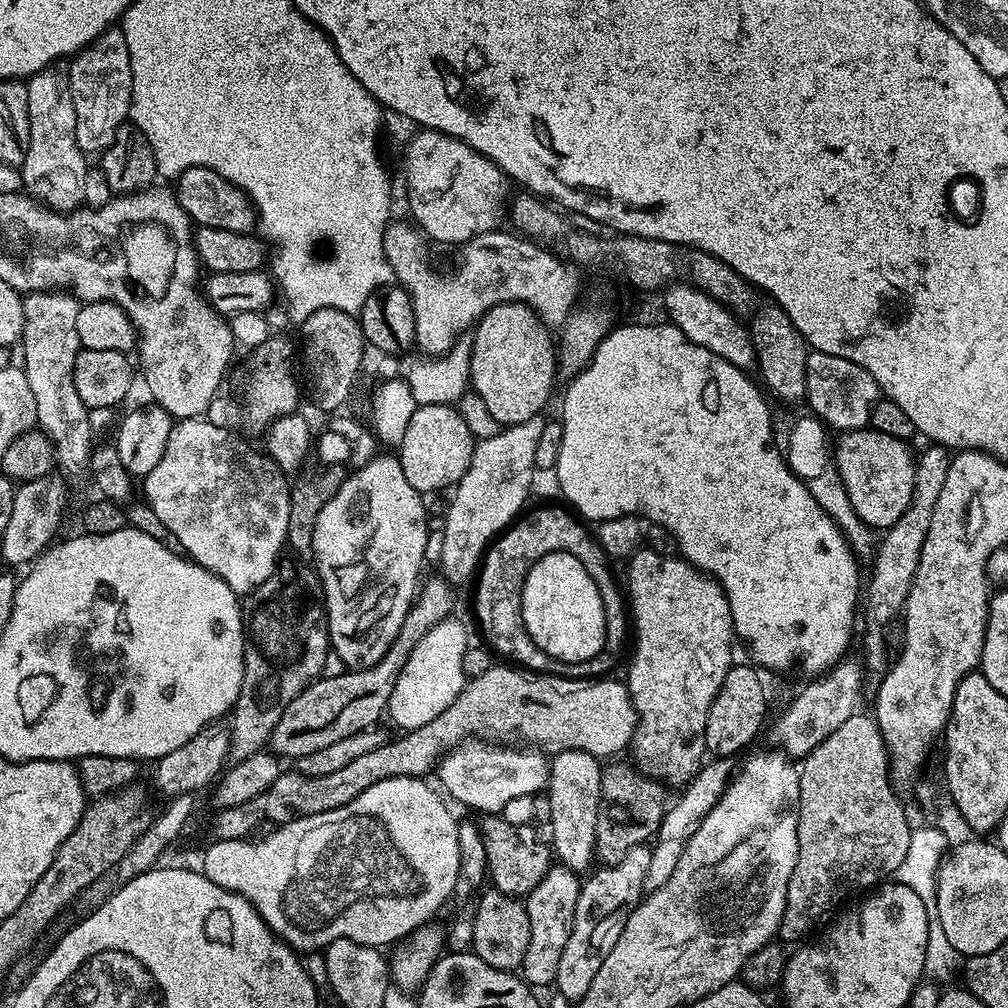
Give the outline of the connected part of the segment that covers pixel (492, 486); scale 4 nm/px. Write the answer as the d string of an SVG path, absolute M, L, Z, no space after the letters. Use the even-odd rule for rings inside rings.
M539 415L521 424L509 424L475 445L469 469L451 493L452 505L444 520L444 545L440 548L443 579L456 586L468 579L469 583L492 541L521 515L520 507L527 502L532 488L532 472L537 471L534 454L545 423L545 417Z

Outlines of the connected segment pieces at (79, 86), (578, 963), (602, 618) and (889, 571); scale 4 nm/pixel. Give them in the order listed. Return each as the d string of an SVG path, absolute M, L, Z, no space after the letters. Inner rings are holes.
M113 26L93 40L87 48L81 48L71 57L66 71L70 82L70 94L74 98L76 141L86 154L102 154L114 142L114 134L129 119L132 101L132 75L130 74L130 50L126 50L124 29Z
M648 844L634 846L634 850L630 850L630 854L622 858L622 862L597 867L587 877L589 880L585 879L581 883L578 910L574 910L574 926L570 930L570 939L562 950L562 959L558 962L554 988L559 995L575 1002L583 998L586 990L590 990L598 969L602 967L602 962L606 962L606 954L614 950L614 942L618 942L622 926L645 895L644 883L646 870L650 867L651 853Z
M551 552L546 554L546 558L534 562L530 574L526 574L522 590L522 618L530 638L534 638L534 642L542 646L546 654L563 663L586 662L605 651L608 614L604 610L600 587L596 585L594 578L590 578L590 574L586 574L586 566L582 566L582 562L578 562L578 558L569 552Z
M928 446L924 453L915 457L916 473L914 474L914 494L910 506L894 526L883 533L884 541L879 541L874 552L872 577L866 580L866 600L868 596L868 620L872 624L888 624L904 611L904 604L910 594L912 576L918 570L918 558L930 530L930 518L934 506L938 506L938 494L946 482L950 463L949 449L943 446Z

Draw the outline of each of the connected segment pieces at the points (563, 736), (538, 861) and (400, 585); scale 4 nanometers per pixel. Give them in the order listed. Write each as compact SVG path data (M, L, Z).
M500 662L500 665L489 666L486 671L471 677L465 683L463 690L442 712L434 722L426 722L426 726L414 728L403 733L401 740L385 742L370 750L370 754L362 754L342 766L342 770L334 770L334 774L322 776L304 776L295 770L281 771L280 777L270 786L270 790L258 794L250 802L242 806L219 809L212 820L212 836L218 840L242 840L253 835L252 832L259 824L267 820L273 820L273 825L288 824L300 816L310 814L322 814L326 810L338 810L338 806L346 806L362 794L362 790L370 790L378 782L386 778L398 778L399 776L427 777L427 772L437 767L444 759L444 753L450 752L458 745L473 738L483 738L488 742L523 742L545 754L555 754L566 750L582 750L586 754L597 758L612 756L629 747L632 743L632 735L636 732L636 707L632 696L628 693L627 683L611 678L595 679L568 679L566 677L529 672L528 669L519 666L509 666Z
M484 814L478 820L480 836L486 846L487 875L492 876L491 887L502 894L524 898L542 882L542 878L546 878L549 868L553 867L554 856L549 845L540 841L539 834L530 825L522 825L519 832L510 821L503 820L504 818L500 814Z
M377 454L373 456L369 464L361 464L355 469L356 473L345 475L342 486L320 509L318 518L314 522L314 542L312 543L312 556L314 571L320 578L322 585L322 599L324 601L324 611L328 613L328 639L331 651L341 660L343 667L348 670L359 670L362 668L373 668L382 657L390 650L390 646L398 638L402 630L402 622L406 614L412 609L412 602L416 599L416 593L422 583L420 567L424 564L424 551L428 548L428 512L424 509L425 497L416 492L413 486L407 482L406 476L402 472L402 466L395 455L383 456Z

